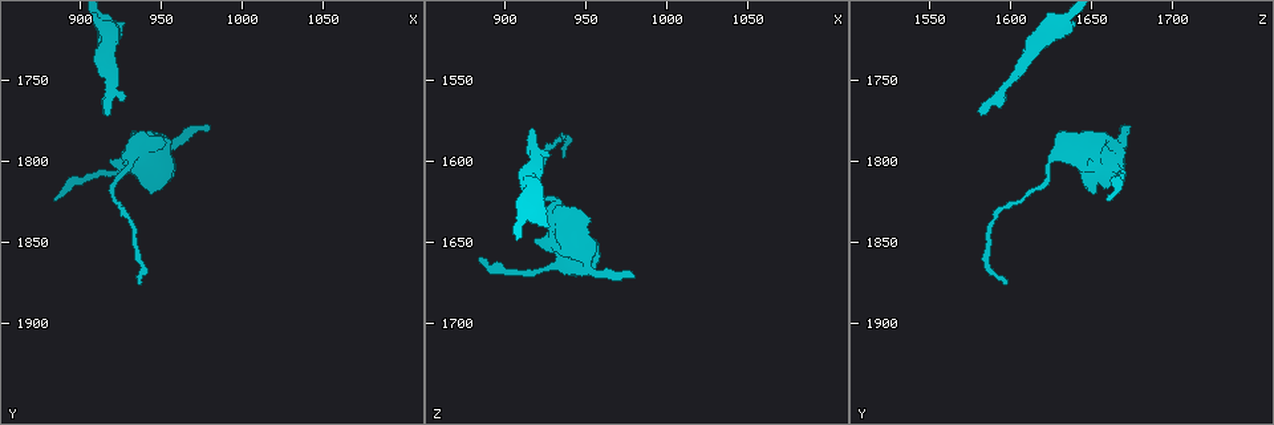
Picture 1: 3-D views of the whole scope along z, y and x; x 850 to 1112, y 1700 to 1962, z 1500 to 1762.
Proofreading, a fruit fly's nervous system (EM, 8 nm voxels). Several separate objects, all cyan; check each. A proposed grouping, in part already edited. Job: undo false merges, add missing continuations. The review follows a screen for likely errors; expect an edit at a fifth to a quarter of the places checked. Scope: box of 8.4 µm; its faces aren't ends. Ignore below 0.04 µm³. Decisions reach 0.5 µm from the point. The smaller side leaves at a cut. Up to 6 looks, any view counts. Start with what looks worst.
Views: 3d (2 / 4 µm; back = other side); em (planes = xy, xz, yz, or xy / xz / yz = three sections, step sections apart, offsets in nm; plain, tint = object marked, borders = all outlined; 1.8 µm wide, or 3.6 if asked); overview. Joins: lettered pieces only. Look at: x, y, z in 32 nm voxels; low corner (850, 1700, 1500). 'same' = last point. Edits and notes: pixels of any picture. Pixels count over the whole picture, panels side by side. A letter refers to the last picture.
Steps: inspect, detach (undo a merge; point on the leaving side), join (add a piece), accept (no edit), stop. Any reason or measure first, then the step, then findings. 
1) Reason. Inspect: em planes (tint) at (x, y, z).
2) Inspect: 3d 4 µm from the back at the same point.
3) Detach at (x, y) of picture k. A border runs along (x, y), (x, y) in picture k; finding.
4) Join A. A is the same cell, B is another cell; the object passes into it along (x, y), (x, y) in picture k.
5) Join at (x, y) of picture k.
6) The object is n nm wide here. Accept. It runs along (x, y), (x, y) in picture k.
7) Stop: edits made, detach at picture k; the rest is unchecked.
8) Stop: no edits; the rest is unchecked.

Free end. Inspect: em 3.6 µm xz step 4 (borders) at (918, 1770, 1580).

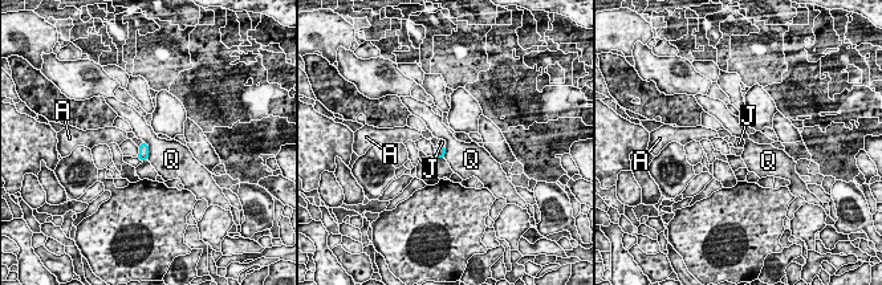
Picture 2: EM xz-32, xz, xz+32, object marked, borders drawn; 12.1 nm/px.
Cut it another way. Inspect: em 3.6 µm planes (borders) at the same point.

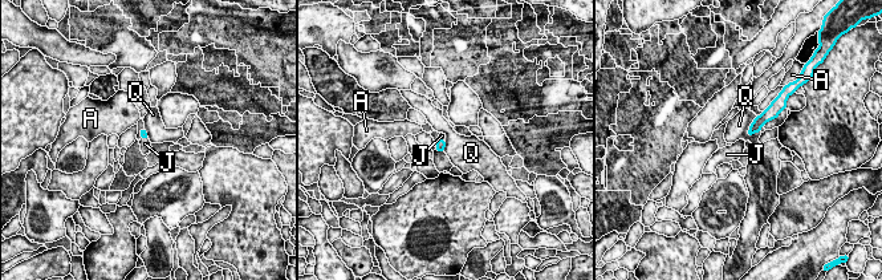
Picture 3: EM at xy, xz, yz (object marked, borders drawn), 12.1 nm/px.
Join J. J is the same cell, A and Q are other cells; the object passes into it along (143, 134), (145, 137), (145, 143) in picture 3; it goes on there.

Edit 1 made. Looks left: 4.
Inspect: overview.

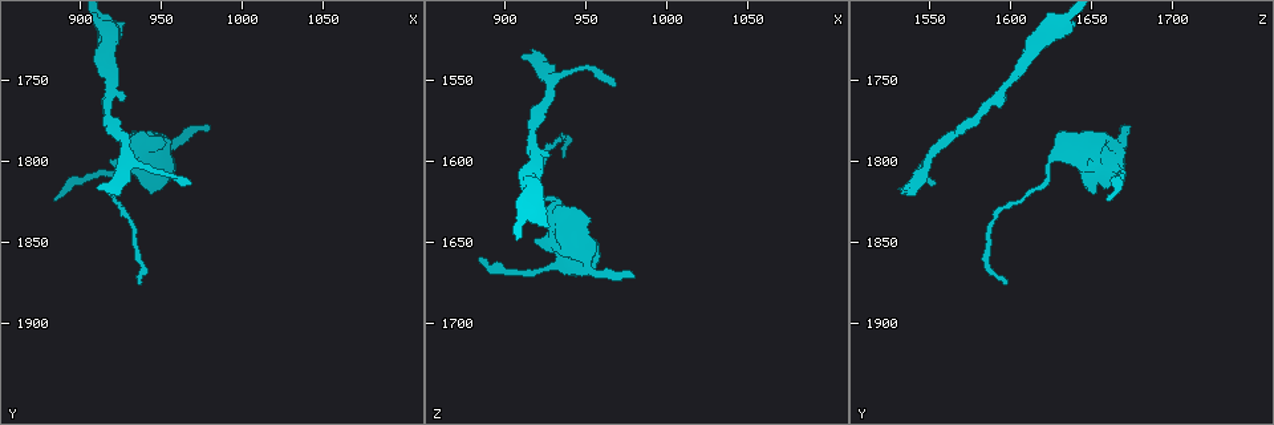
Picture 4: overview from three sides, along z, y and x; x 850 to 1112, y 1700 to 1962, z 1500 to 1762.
Thin end. Inspect: em planes (borders) at (882, 1822, 1660).

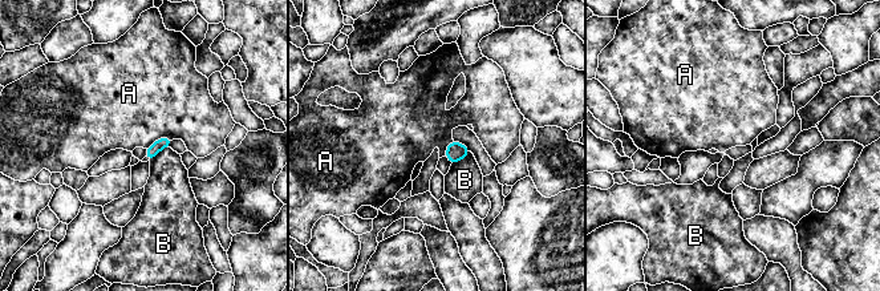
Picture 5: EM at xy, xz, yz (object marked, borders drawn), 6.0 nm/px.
Accept. A and B are other cells; a border runs along (171, 138), (158, 138), (146, 149) in picture 5; no lettered piece goes on from it.

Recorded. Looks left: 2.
Stop: edits made, join at picture 3; the rest is unchecked.

